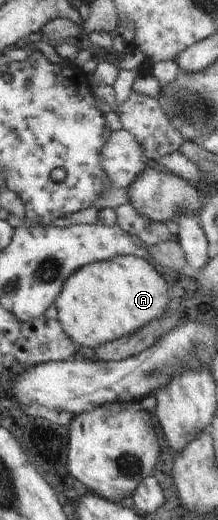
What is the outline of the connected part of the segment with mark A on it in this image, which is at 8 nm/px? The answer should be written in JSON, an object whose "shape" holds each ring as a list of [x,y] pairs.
{"shape":[[[117,255],[73,271],[55,299],[57,320],[63,331],[79,347],[90,350],[157,321],[173,303],[173,290],[155,270],[153,262],[133,255]]]}

